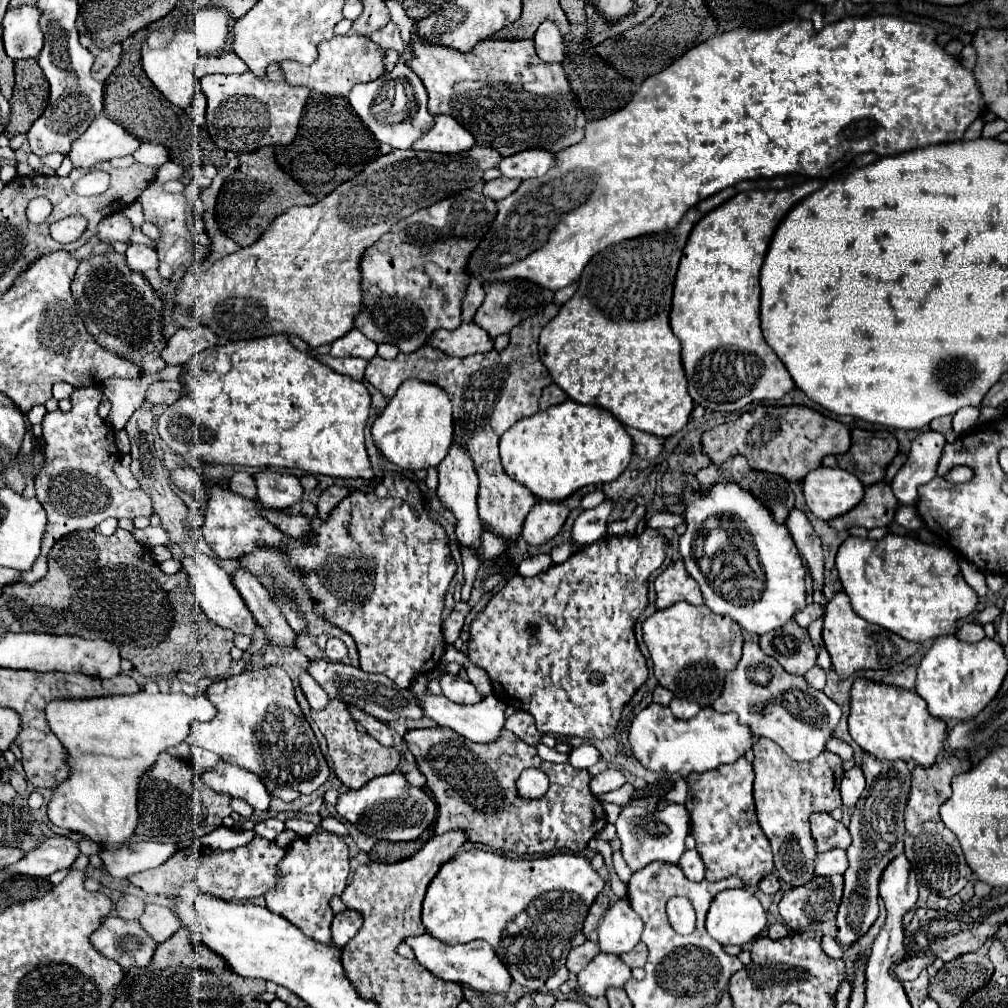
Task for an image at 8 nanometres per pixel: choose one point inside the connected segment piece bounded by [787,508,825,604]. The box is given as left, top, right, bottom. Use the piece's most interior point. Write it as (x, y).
(807, 542)

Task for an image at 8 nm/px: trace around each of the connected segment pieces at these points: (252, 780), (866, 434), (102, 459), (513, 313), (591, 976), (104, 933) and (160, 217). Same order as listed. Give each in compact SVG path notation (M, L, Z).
M219 760L213 768L201 772L201 782L209 786L215 792L229 794L233 798L241 798L249 802L255 810L269 810L269 792L263 786L263 782L257 778L257 774L241 768L235 764L229 764L225 760Z
M851 430L851 448L841 456L823 458L823 466L843 468L869 486L885 476L885 468L897 456L897 440L889 430Z
M87 386L75 388L71 394L73 408L69 412L55 410L43 418L43 440L45 440L45 466L35 478L37 500L47 512L47 526L43 532L41 554L35 566L23 574L23 580L33 584L47 572L47 552L65 534L75 530L89 530L99 526L107 518L131 518L151 516L149 496L141 490L127 490L119 484L113 466L119 458L115 438L105 420L99 418L97 408L103 398L101 388Z
M493 282L483 288L485 288L485 300L479 306L473 322L479 328L483 328L491 340L495 340L499 334L507 334L513 326L517 326L525 318L541 314L543 308L553 302L553 292L541 290L541 286L533 286L533 282L505 282L505 284Z
M597 954L583 970L577 974L577 984L587 996L605 996L611 986L625 986L631 978L631 968L621 962L615 954Z
M105 918L103 924L91 934L91 944L105 958L115 960L123 970L133 966L147 966L153 958L157 942L141 930L137 920Z
M151 182L139 202L145 210L145 220L153 222L159 228L159 234L189 234L191 230L185 224L187 218L187 196L185 194L167 194L159 182Z

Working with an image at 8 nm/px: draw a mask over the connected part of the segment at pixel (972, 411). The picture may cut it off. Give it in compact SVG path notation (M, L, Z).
M961 408L961 410L953 416L953 422L951 422L953 432L955 432L955 434L965 434L965 432L969 432L971 428L975 428L979 414L981 414L981 412L979 412L977 408Z

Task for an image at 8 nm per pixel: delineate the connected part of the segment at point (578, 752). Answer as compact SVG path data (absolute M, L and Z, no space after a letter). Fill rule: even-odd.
M581 744L581 746L577 746L577 748L571 750L571 754L569 754L569 764L575 766L575 768L591 768L599 758L601 758L601 756L599 756L599 752L597 752L595 746L591 746L591 744Z

